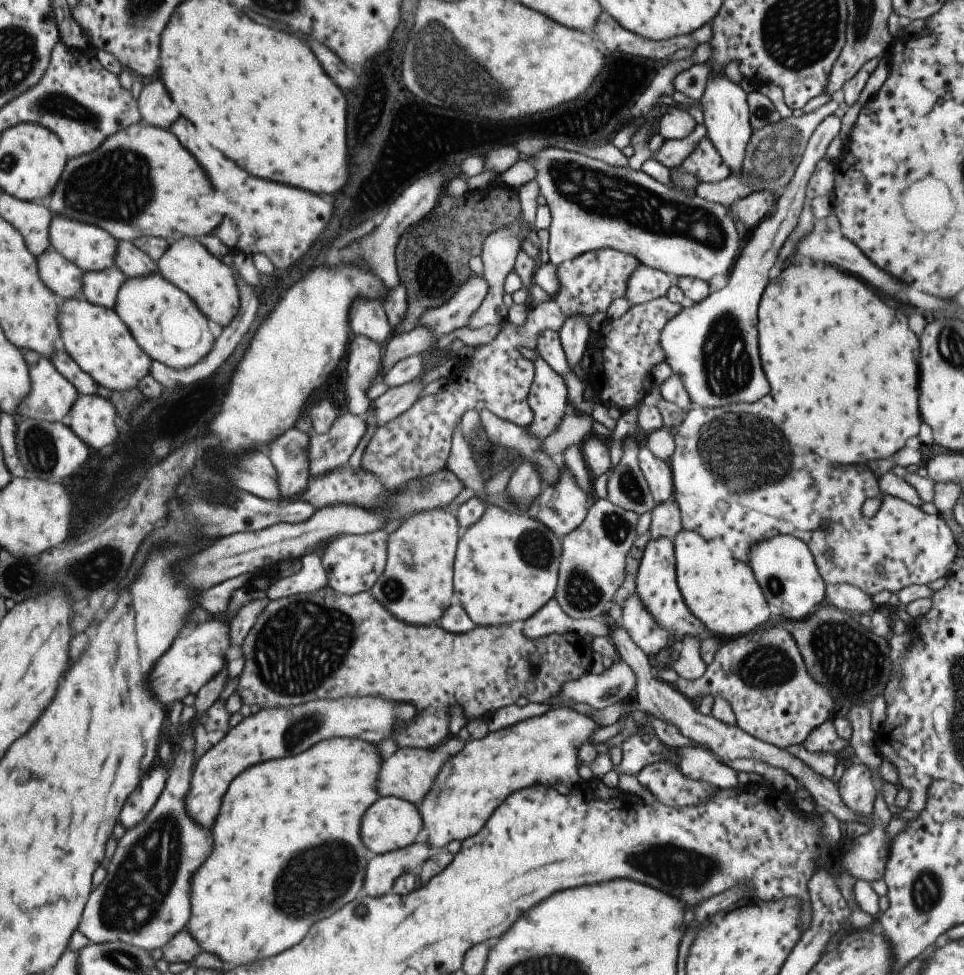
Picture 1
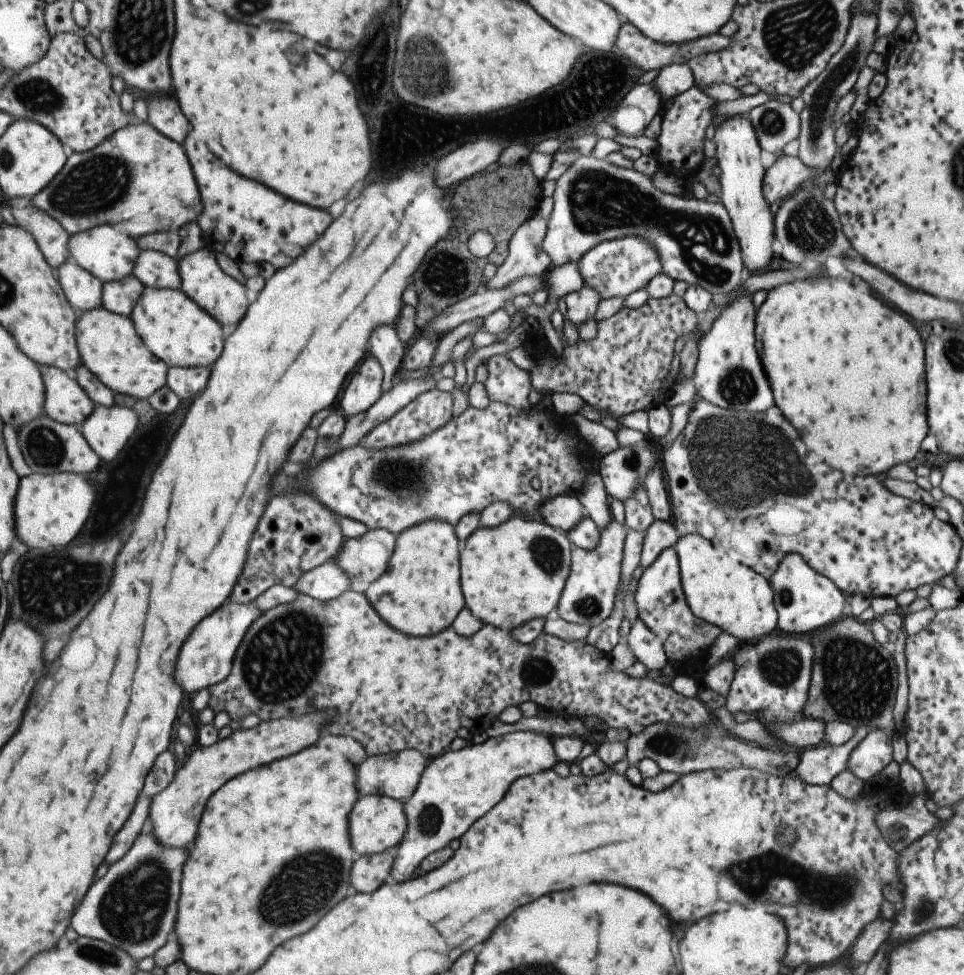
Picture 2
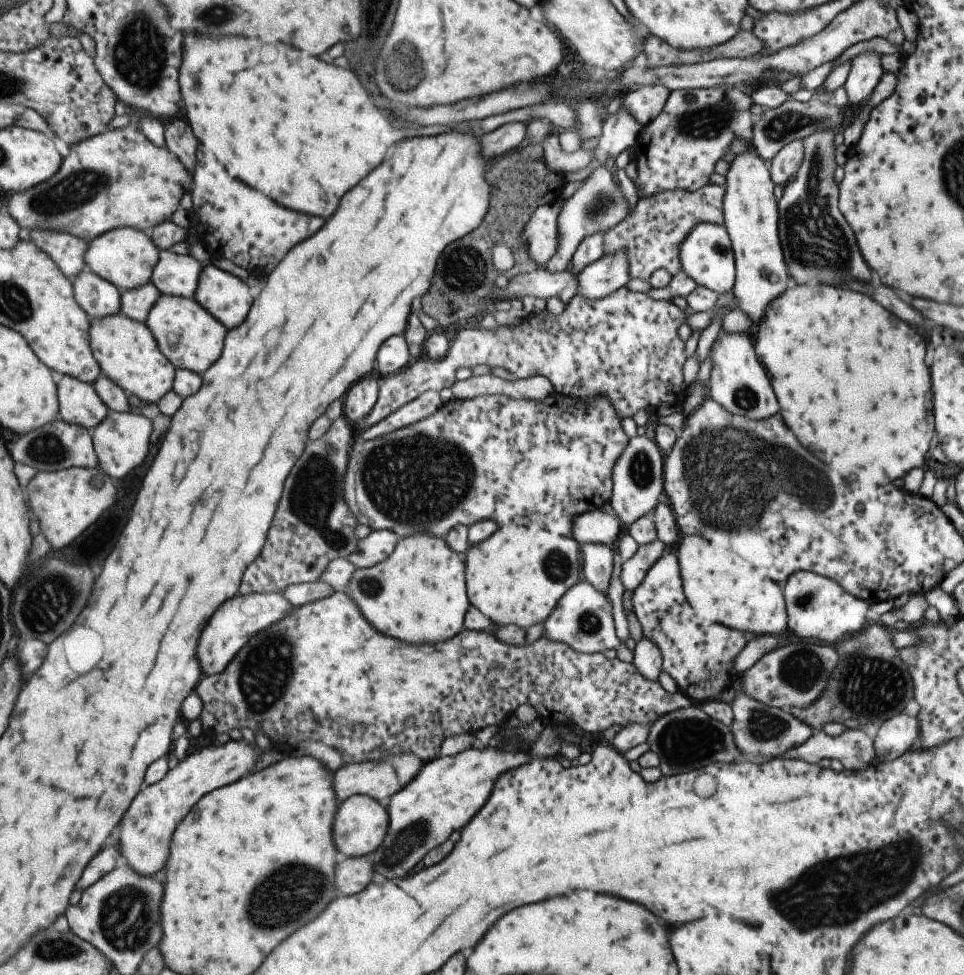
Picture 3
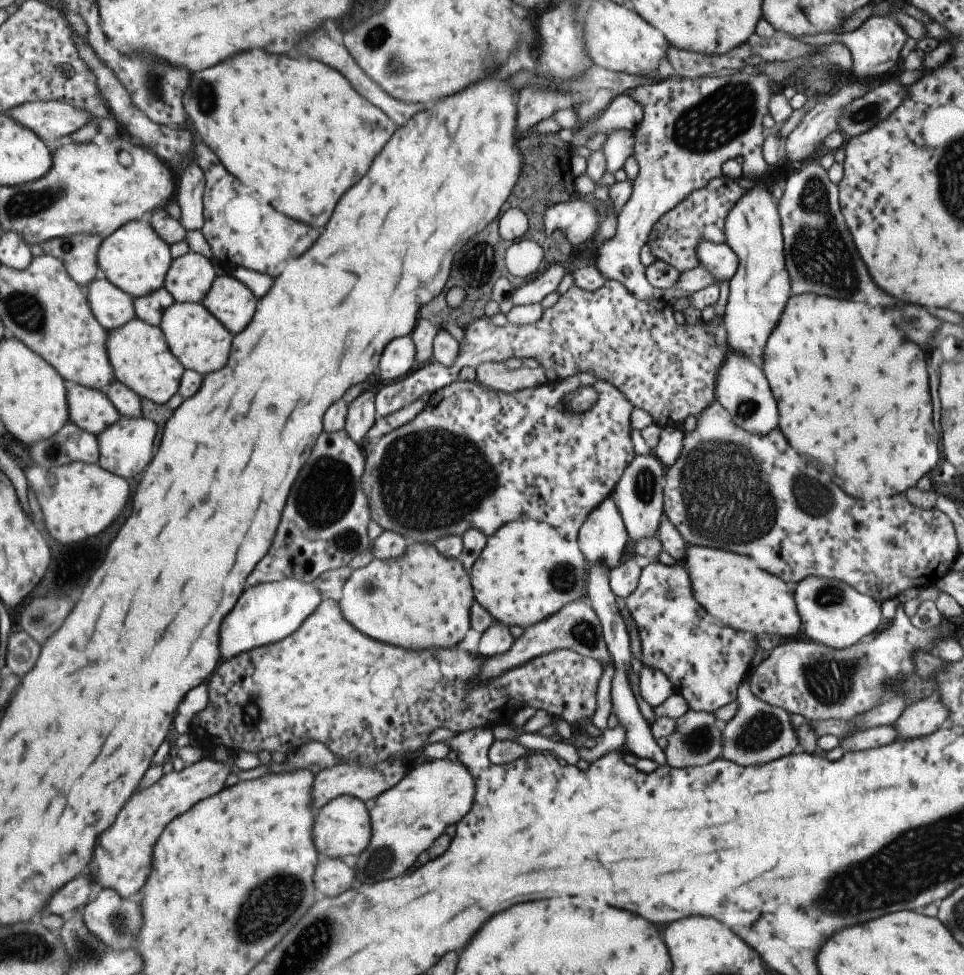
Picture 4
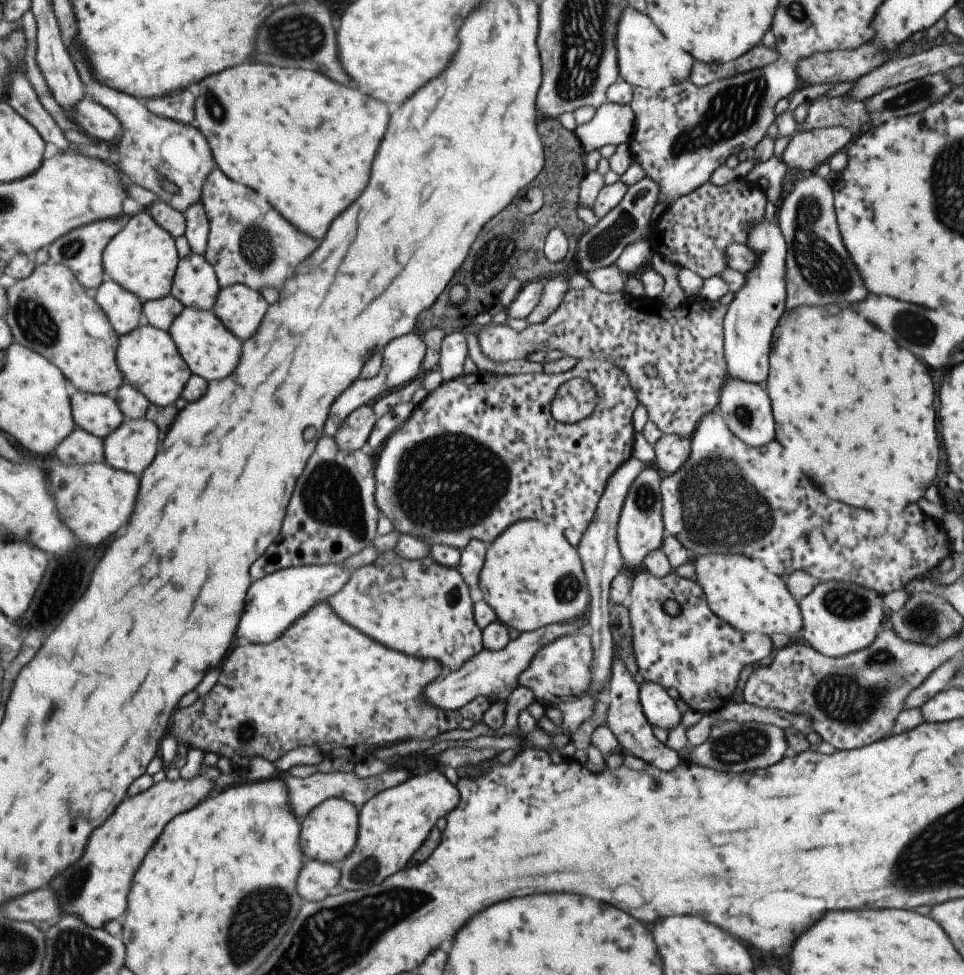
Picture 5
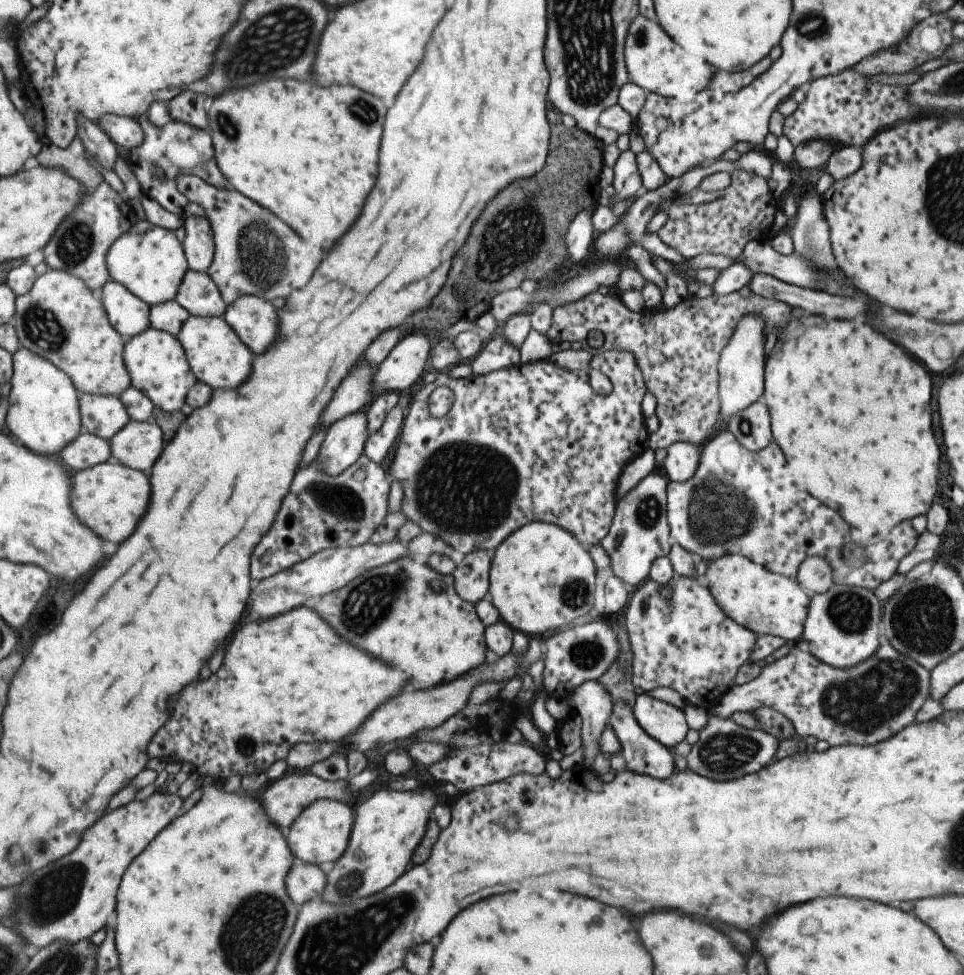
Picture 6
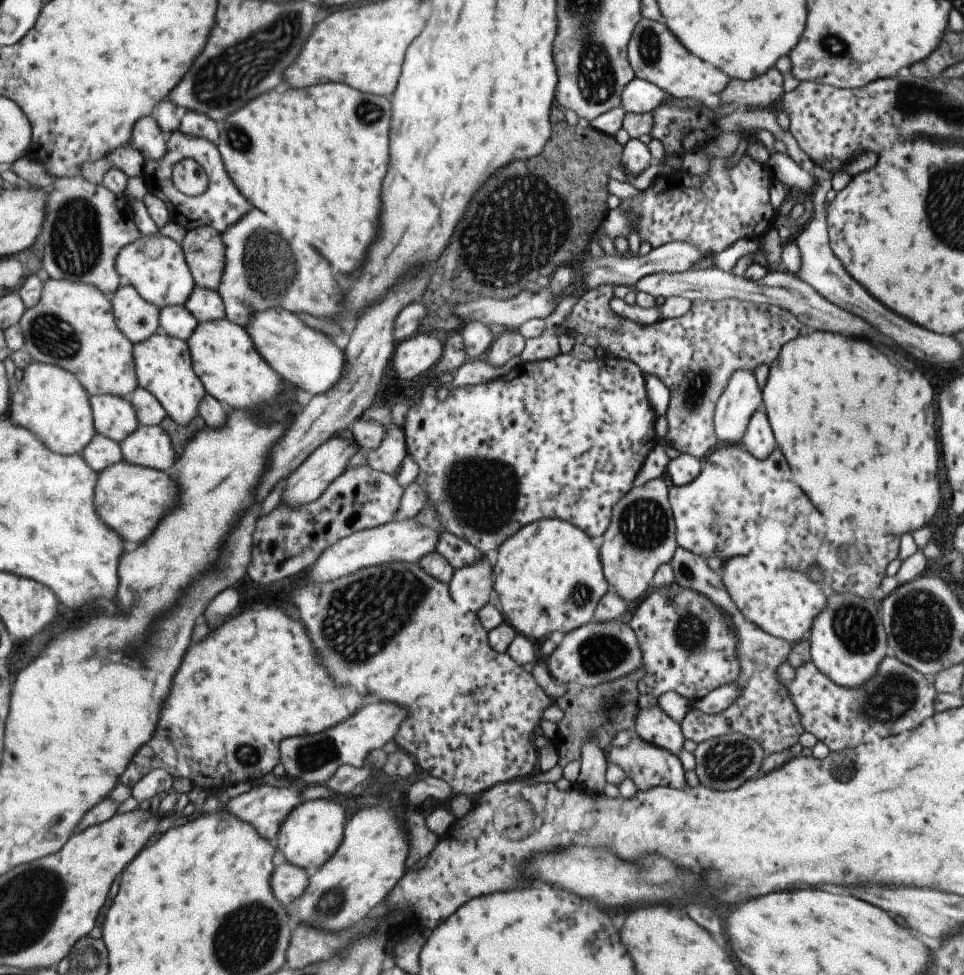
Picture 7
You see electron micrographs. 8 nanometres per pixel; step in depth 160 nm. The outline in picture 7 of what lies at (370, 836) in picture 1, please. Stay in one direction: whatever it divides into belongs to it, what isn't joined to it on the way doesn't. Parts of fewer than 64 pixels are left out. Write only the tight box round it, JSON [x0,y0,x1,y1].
[274,799,345,876]

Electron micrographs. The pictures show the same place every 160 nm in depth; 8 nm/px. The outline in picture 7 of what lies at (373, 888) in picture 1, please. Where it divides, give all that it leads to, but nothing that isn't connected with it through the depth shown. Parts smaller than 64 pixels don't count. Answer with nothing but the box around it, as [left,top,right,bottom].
[270,863,308,907]

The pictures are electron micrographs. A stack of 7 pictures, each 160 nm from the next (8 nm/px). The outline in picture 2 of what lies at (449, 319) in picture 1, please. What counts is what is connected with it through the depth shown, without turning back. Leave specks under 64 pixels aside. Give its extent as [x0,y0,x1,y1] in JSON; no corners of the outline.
[484,215,552,288]

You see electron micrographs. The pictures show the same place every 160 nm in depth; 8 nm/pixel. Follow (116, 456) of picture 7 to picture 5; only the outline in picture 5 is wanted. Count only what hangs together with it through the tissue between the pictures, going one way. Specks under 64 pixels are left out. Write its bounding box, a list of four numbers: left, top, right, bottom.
[54,428,105,465]

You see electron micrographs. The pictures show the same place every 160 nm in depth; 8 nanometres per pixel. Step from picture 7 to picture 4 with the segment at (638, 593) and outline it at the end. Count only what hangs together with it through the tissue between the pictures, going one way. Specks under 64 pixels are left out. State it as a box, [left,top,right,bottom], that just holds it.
[610,452,665,542]

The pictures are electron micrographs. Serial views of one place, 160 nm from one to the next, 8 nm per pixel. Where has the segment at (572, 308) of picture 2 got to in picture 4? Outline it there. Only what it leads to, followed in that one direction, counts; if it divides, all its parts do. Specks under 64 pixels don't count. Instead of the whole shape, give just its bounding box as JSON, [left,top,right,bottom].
[593,72,772,301]

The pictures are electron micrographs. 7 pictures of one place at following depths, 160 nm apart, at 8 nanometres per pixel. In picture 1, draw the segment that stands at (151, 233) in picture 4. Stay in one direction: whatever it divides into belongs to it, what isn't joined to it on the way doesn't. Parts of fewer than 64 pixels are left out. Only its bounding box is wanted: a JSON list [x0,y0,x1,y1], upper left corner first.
[50,213,117,272]

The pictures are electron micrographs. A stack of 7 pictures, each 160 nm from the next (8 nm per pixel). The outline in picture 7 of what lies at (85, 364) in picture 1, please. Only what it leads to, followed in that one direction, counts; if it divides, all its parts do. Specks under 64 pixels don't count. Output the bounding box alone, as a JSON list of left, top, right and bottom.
[133,331,205,425]

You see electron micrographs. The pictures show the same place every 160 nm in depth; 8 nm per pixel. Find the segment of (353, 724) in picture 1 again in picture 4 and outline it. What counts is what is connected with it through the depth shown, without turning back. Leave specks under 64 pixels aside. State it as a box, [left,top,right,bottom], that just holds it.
[88,756,234,899]

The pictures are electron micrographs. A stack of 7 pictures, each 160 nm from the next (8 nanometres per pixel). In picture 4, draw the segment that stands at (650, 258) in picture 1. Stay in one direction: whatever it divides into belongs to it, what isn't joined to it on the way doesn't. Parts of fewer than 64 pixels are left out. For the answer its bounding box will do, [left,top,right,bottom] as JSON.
[509,239,738,305]

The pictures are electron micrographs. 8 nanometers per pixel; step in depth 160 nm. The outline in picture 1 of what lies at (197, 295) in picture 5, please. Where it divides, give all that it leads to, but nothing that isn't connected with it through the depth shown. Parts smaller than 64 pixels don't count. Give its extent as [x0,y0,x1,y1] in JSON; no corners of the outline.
[114,241,157,279]

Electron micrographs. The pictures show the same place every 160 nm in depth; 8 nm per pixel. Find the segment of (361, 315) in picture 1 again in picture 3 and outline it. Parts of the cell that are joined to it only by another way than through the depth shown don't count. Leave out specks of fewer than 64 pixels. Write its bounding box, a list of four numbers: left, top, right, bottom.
[377,336,411,374]

